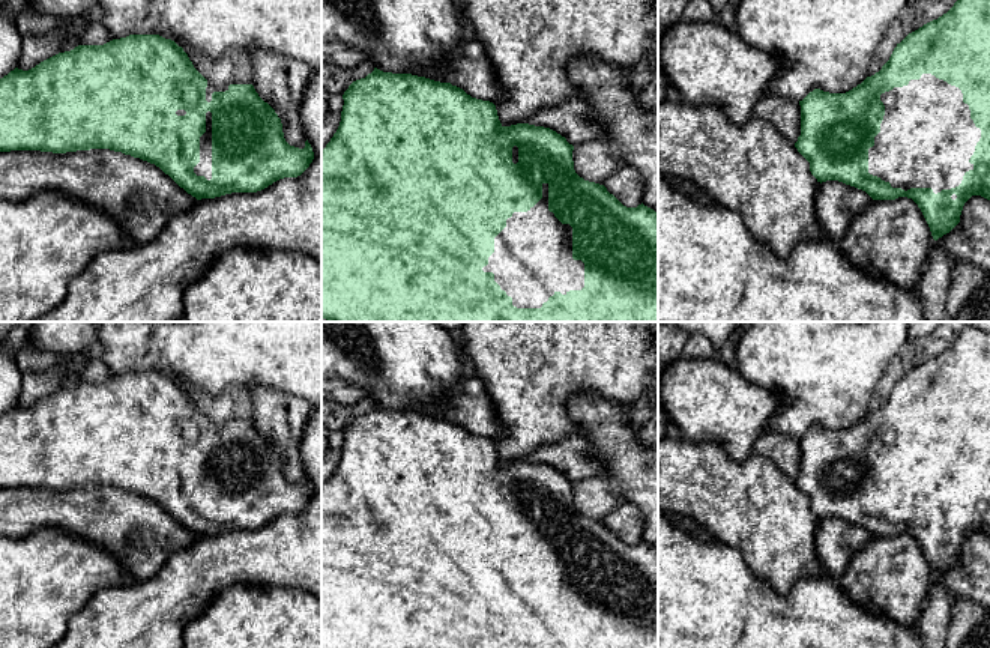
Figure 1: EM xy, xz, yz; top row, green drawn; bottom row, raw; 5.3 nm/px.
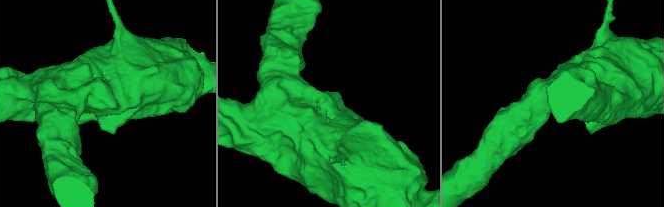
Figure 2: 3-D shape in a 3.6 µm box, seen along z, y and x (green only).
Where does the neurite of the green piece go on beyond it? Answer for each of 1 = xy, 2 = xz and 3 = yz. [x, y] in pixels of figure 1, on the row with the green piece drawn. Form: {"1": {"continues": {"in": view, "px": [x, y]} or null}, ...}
{"1": {"continues": {"in": "xy", "px": [205, 166]}}, "2": {"continues": {"in": "xz", "px": [532, 259]}}, "3": {"continues": {"in": "yz", "px": [927, 137]}}}

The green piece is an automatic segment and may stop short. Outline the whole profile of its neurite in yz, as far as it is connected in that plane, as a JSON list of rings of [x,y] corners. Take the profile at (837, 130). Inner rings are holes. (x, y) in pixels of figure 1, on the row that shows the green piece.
[[[957,0],[946,14],[909,33],[897,44],[879,72],[846,93],[814,89],[799,101],[799,105],[801,135],[795,147],[810,162],[810,171],[817,182],[838,180],[865,191],[873,200],[912,198],[921,209],[933,239],[937,241],[960,223],[963,206],[972,195],[990,200],[990,0]]]

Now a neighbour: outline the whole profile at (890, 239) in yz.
[[[898,197],[871,200],[852,220],[840,247],[865,274],[901,289],[916,289],[933,242],[918,204]]]

